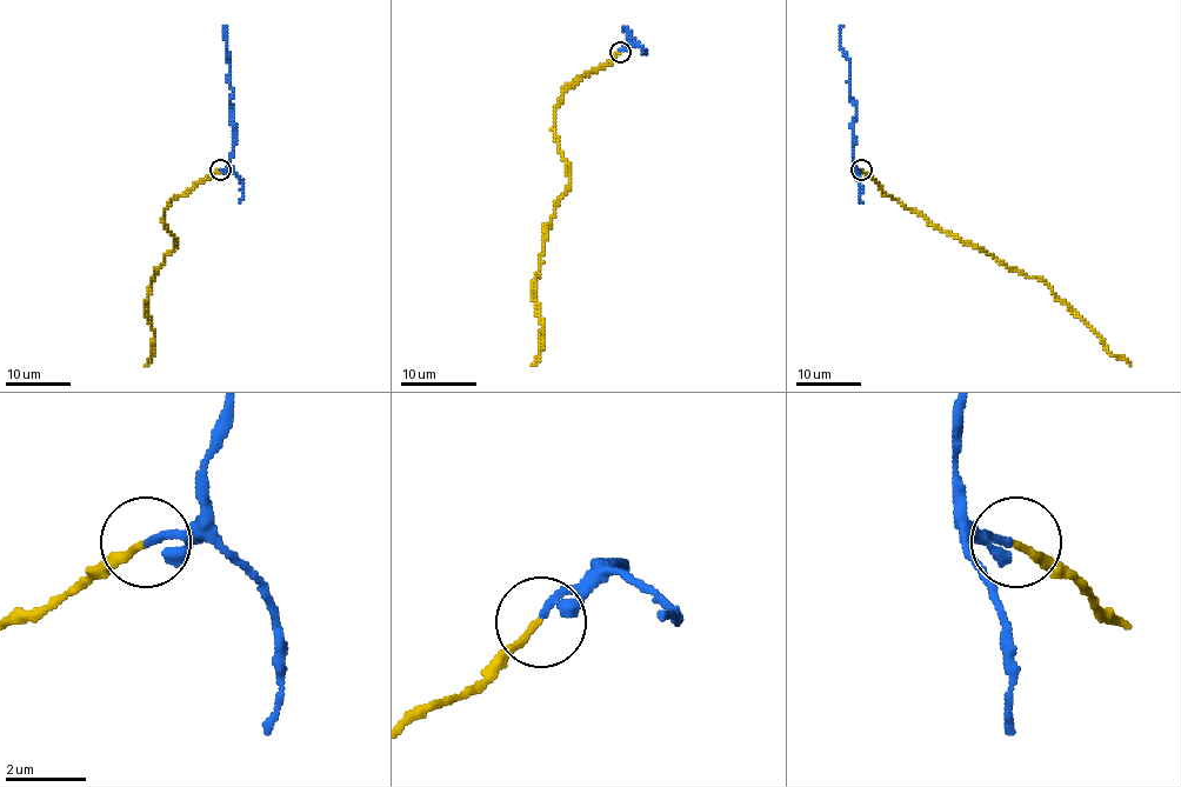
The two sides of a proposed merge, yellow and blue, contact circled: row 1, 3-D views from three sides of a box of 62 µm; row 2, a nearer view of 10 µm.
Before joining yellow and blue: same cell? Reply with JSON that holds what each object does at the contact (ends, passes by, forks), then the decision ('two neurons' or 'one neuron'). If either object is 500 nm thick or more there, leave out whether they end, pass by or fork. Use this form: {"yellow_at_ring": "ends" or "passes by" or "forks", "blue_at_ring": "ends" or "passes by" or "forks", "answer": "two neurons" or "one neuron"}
{"yellow_at_ring": "ends", "blue_at_ring": "ends", "answer": "one neuron"}

